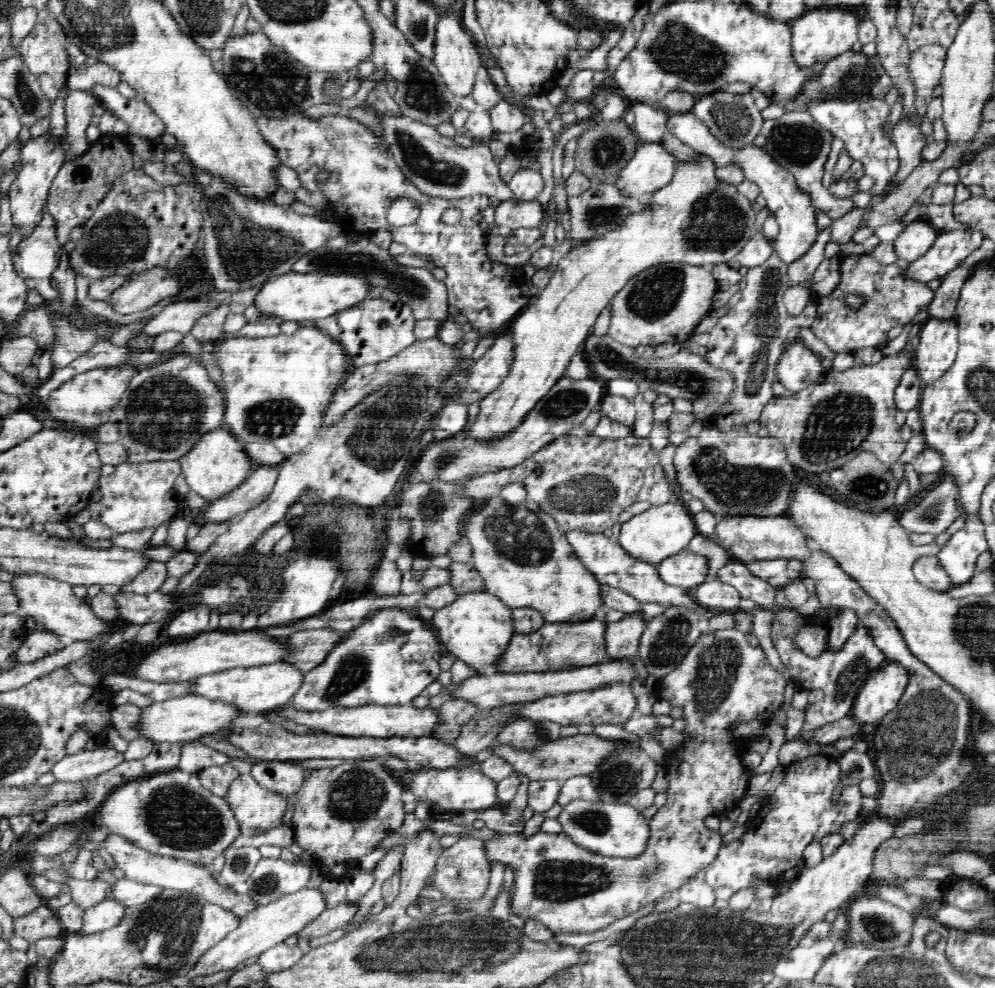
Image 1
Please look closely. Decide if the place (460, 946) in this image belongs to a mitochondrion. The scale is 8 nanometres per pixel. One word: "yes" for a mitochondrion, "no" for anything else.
yes

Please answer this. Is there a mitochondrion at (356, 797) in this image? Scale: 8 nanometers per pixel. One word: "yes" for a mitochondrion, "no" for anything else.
yes

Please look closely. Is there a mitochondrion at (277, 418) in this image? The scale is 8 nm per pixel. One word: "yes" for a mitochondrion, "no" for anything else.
yes

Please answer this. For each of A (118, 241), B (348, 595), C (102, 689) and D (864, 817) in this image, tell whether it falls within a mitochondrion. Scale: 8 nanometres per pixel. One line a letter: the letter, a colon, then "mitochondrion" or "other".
A: mitochondrion
B: other
C: other
D: other

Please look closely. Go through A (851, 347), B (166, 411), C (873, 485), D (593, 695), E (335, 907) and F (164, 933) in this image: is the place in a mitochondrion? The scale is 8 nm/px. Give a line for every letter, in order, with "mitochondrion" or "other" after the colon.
A: other
B: mitochondrion
C: mitochondrion
D: other
E: other
F: mitochondrion

